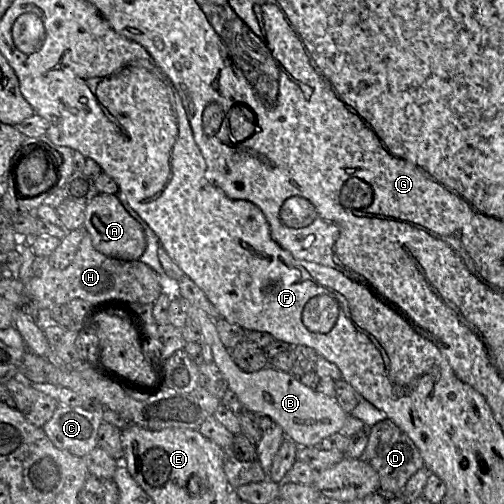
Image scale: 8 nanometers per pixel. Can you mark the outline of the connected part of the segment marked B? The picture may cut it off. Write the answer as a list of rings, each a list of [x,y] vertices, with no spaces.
[[[180,298],[180,305],[188,319],[199,326],[202,339],[211,348],[212,362],[218,367],[228,389],[236,395],[243,410],[270,417],[281,426],[286,439],[290,439],[299,447],[318,447],[324,438],[341,431],[347,414],[335,397],[317,392],[301,383],[291,372],[283,372],[270,365],[255,372],[243,371],[231,357],[231,350],[222,344],[215,321],[184,298]]]

